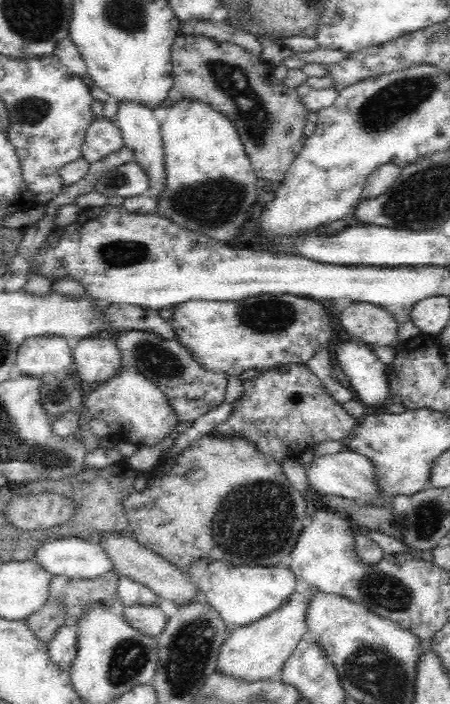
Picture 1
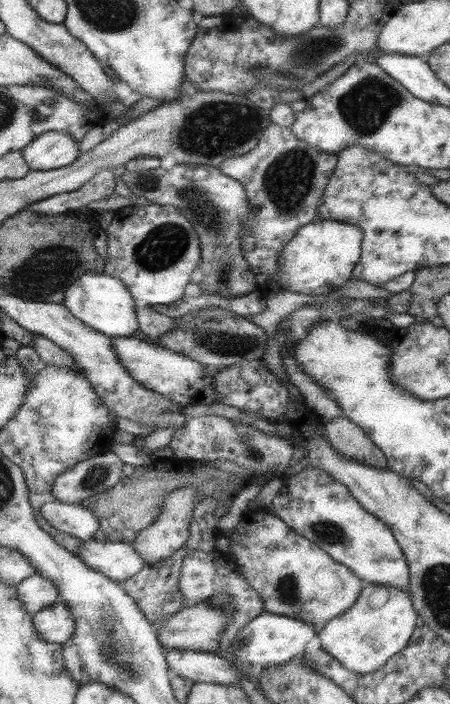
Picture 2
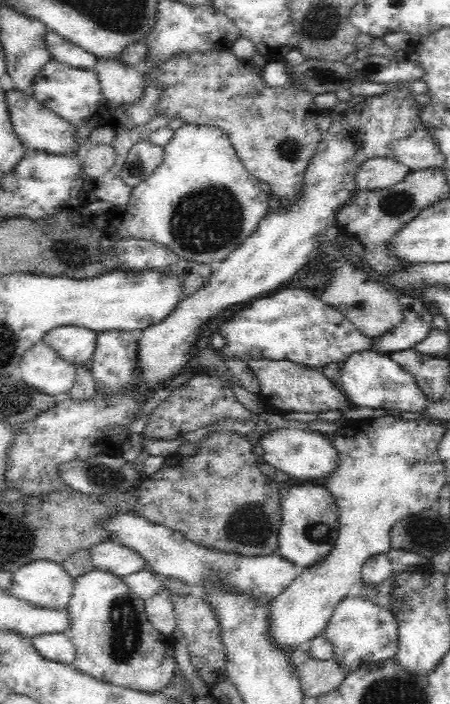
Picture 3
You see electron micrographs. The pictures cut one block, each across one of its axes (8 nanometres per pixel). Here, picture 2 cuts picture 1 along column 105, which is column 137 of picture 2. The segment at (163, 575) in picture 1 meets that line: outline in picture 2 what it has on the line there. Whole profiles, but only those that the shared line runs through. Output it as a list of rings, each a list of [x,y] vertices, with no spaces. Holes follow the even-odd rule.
[[[192,486],[180,487],[170,491],[164,497],[162,511],[158,513],[154,523],[148,526],[148,528],[140,530],[132,541],[134,549],[138,551],[138,554],[142,555],[144,564],[156,563],[164,558],[171,557],[178,549],[182,549],[184,542],[190,536],[188,528],[190,528],[190,520],[192,520],[192,512],[194,512],[196,503],[196,489]]]

